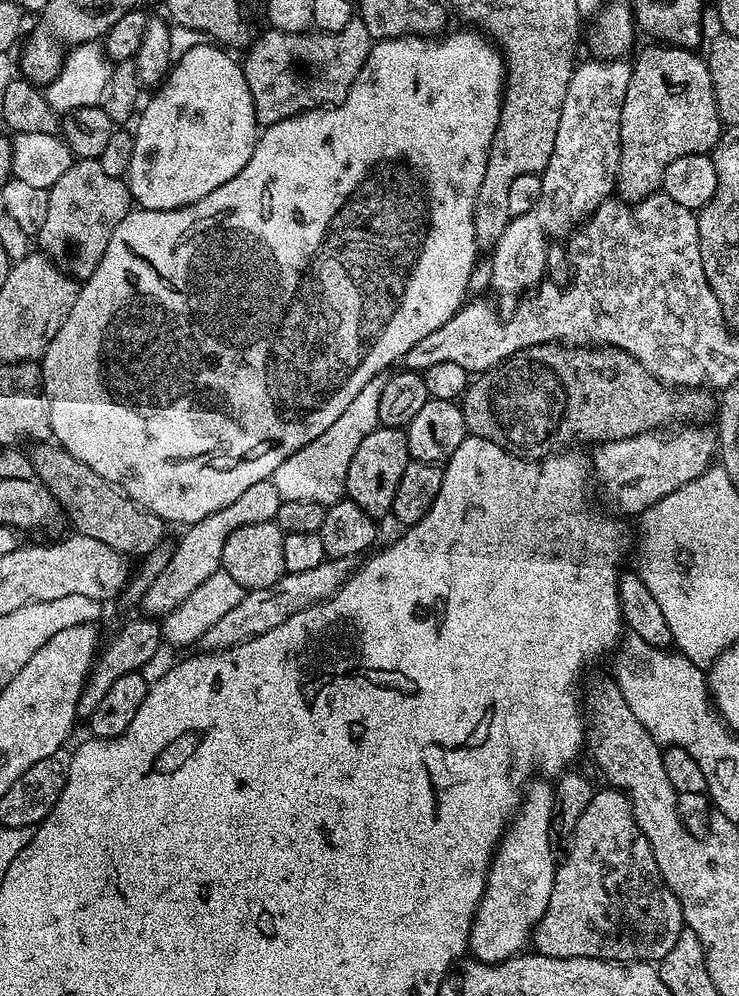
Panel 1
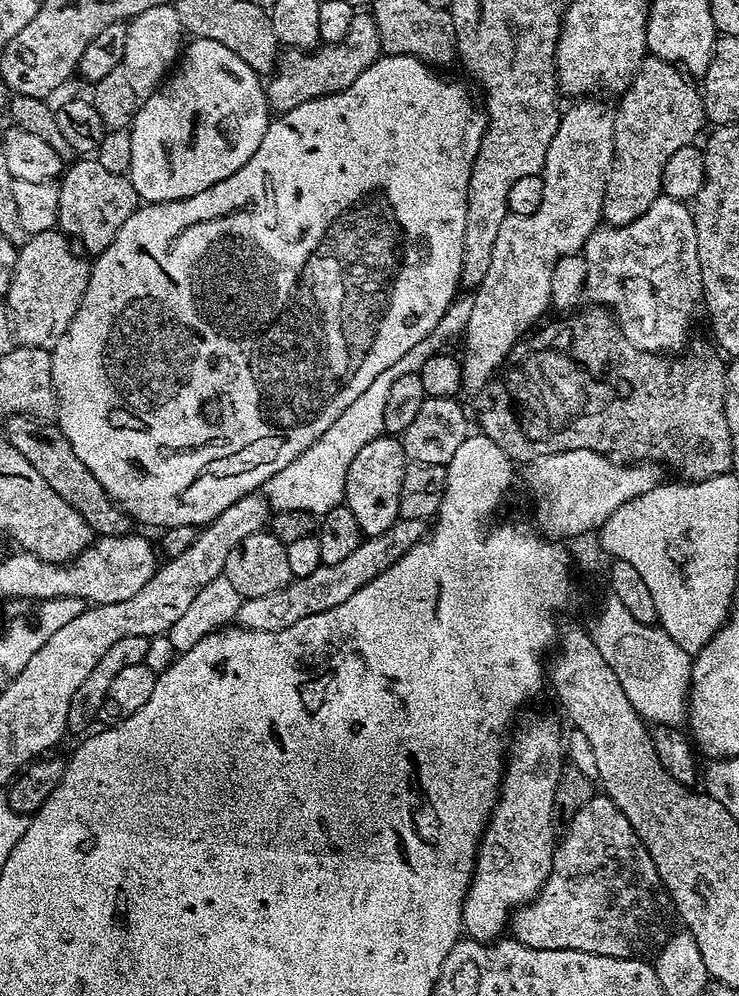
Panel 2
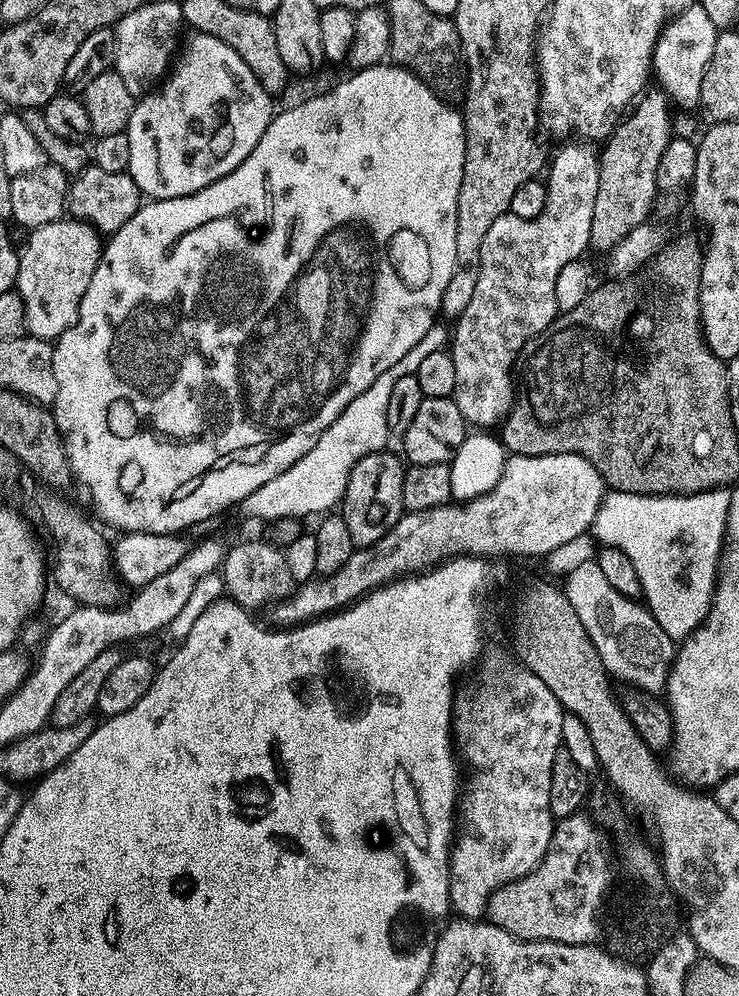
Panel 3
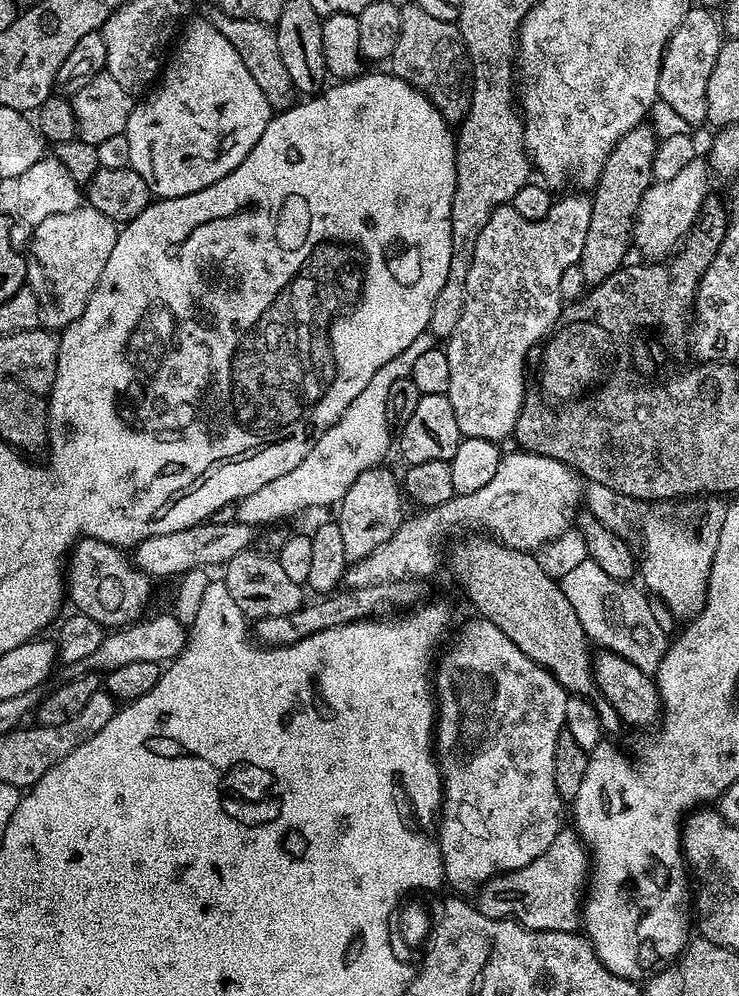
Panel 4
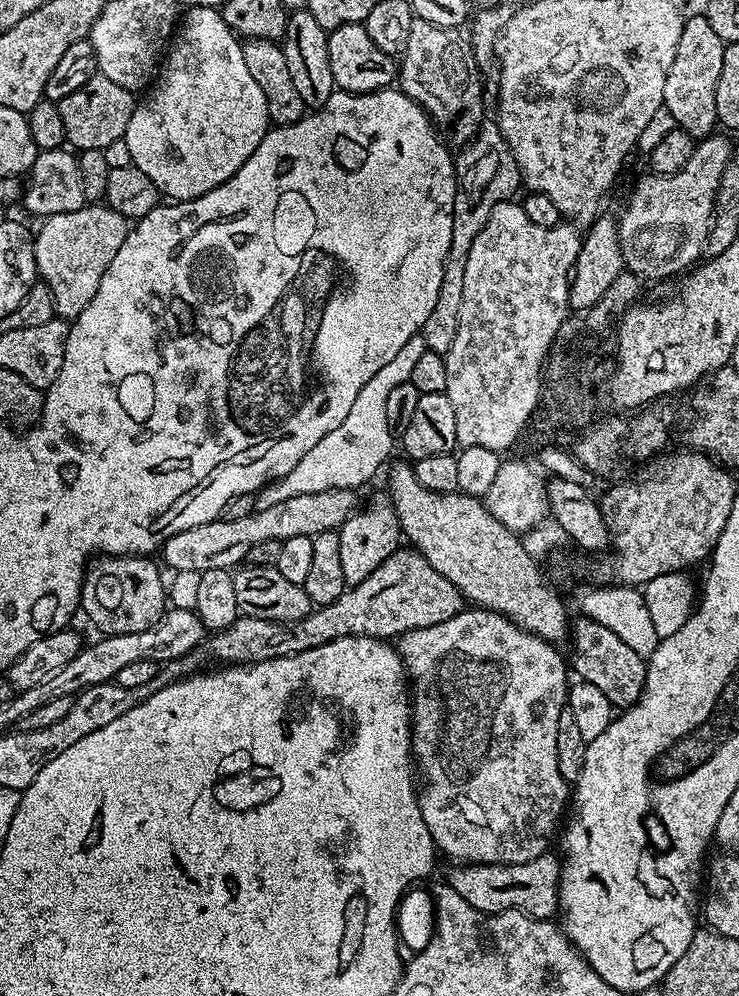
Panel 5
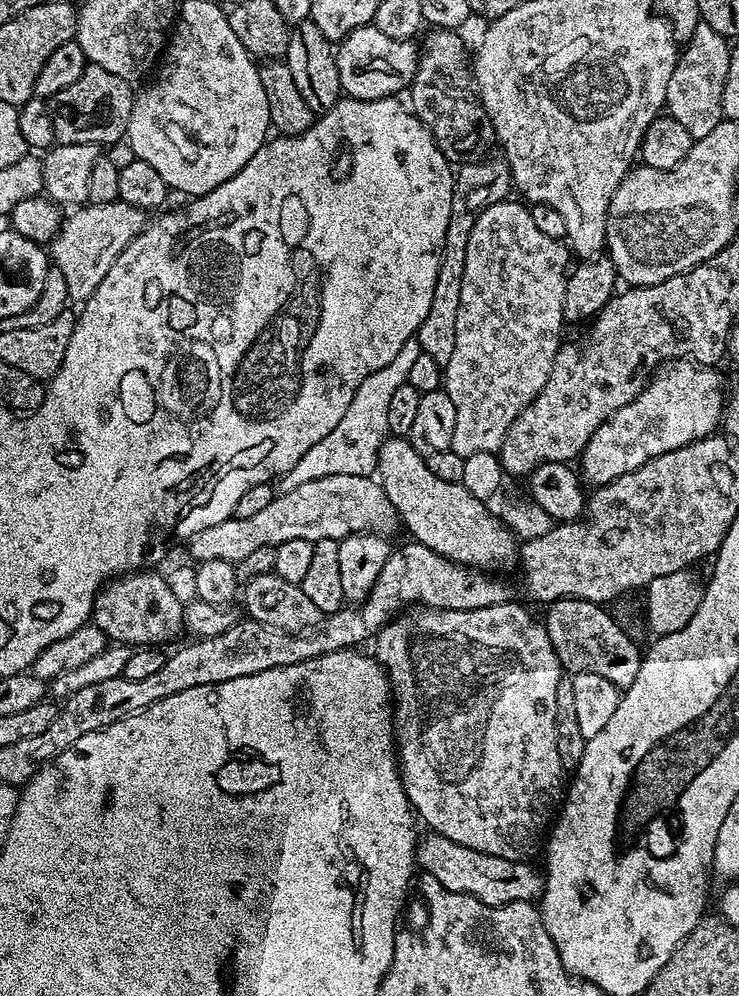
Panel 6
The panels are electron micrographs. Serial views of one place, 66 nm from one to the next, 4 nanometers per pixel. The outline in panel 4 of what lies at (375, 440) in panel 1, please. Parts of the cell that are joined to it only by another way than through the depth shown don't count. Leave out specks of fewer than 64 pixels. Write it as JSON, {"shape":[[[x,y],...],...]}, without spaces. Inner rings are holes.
{"shape":[[[387,466],[370,468],[358,475],[357,480],[338,503],[340,517],[338,523],[342,530],[344,549],[349,562],[366,558],[378,546],[382,546],[398,530],[400,523],[406,518],[404,512],[405,497],[402,495],[402,484]]]}

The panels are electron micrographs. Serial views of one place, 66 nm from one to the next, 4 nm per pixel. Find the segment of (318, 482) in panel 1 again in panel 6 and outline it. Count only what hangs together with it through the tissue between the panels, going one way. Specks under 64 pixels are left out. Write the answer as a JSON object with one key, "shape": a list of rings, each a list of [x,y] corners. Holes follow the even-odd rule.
{"shape":[[[413,338],[406,342],[406,346],[402,346],[402,350],[398,350],[398,354],[394,354],[391,362],[386,362],[386,366],[382,366],[382,370],[371,372],[362,382],[362,386],[358,386],[354,398],[350,401],[350,407],[346,409],[346,414],[342,414],[342,422],[338,422],[334,430],[330,430],[322,441],[312,446],[291,467],[291,470],[284,473],[279,481],[279,489],[289,492],[295,486],[302,486],[303,483],[314,481],[316,478],[329,477],[330,474],[367,477],[373,475],[377,452],[388,432],[386,410],[390,407],[390,397],[398,390],[398,386],[407,383],[407,375],[420,353],[420,343]]]}

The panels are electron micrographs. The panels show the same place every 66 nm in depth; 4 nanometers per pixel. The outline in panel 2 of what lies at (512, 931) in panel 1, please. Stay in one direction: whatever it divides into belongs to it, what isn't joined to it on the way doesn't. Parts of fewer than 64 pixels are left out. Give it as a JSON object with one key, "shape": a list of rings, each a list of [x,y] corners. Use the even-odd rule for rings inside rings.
{"shape":[[[540,716],[537,720],[532,720],[529,724],[524,724],[520,729],[515,729],[514,735],[510,740],[510,755],[506,760],[506,767],[503,769],[500,778],[500,795],[496,797],[496,805],[492,807],[492,814],[488,817],[488,824],[484,828],[484,833],[480,836],[480,847],[476,850],[476,868],[472,872],[472,881],[468,884],[468,893],[464,895],[464,901],[462,902],[462,928],[466,933],[469,940],[482,940],[485,942],[491,942],[501,935],[500,932],[509,927],[510,917],[521,904],[527,904],[529,900],[532,900],[540,893],[540,887],[543,886],[548,874],[550,872],[550,866],[552,865],[552,853],[556,850],[558,843],[558,828],[552,825],[554,821],[554,786],[558,786],[558,774],[560,773],[561,764],[566,760],[566,744],[562,739],[562,732],[560,736],[560,728],[551,720],[548,716]]]}

